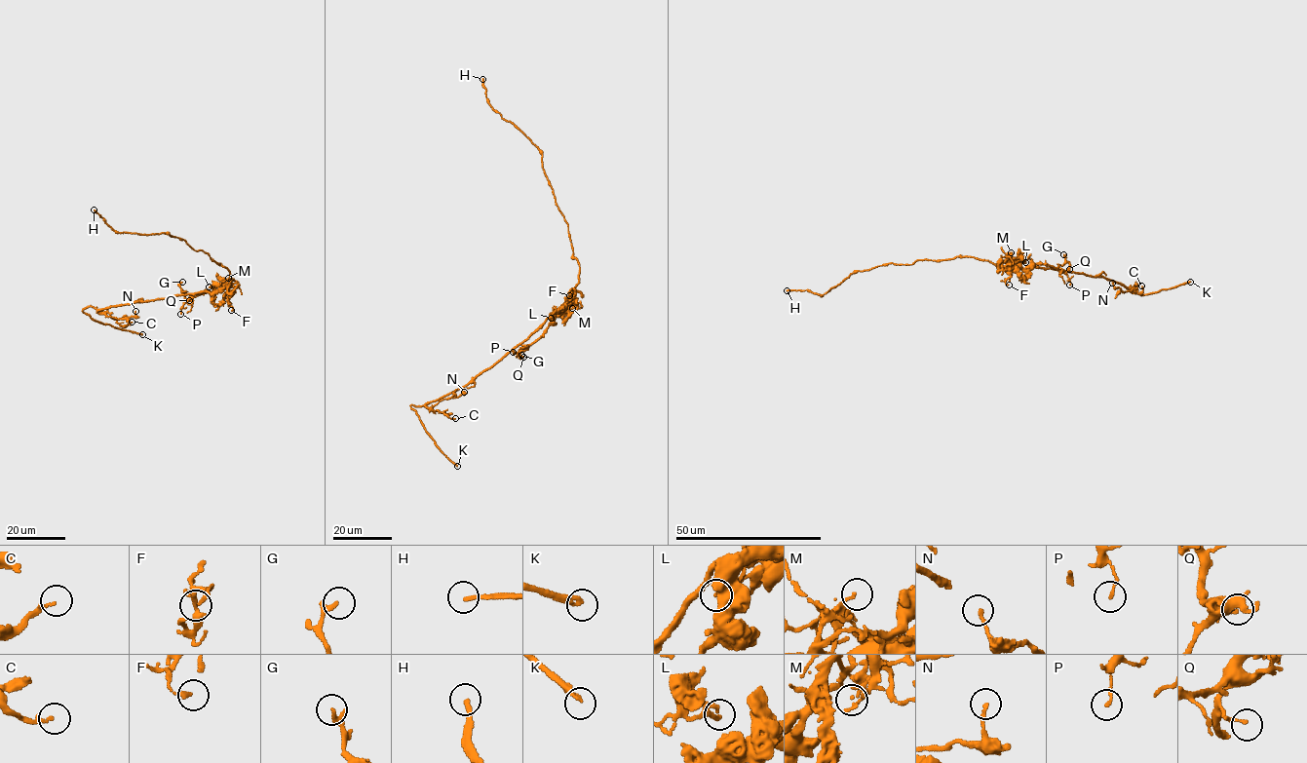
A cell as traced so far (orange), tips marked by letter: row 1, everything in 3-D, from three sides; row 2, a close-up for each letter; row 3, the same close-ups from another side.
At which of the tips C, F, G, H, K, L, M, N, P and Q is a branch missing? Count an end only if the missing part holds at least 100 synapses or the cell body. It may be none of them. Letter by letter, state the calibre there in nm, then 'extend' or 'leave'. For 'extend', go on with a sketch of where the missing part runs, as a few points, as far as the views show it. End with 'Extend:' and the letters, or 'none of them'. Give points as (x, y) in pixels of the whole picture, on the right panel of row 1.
C: 180 nm | leave
F: 200 nm | leave
G: 150 nm | leave
H: 220 nm | leave
K: 240 nm | extend | (1190, 282), (1195, 279), (1190, 269), (1176, 263), (1169, 254)
L: 200 nm | leave
M: 100 nm | leave
N: 150 nm | leave
P: 140 nm | leave
Q: 150 nm | leave
Extend: K

